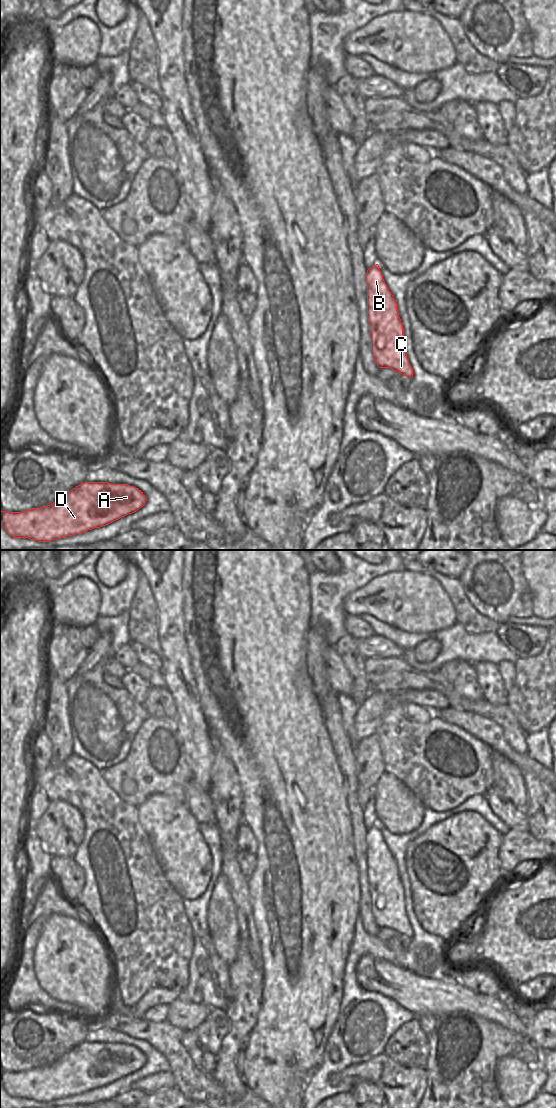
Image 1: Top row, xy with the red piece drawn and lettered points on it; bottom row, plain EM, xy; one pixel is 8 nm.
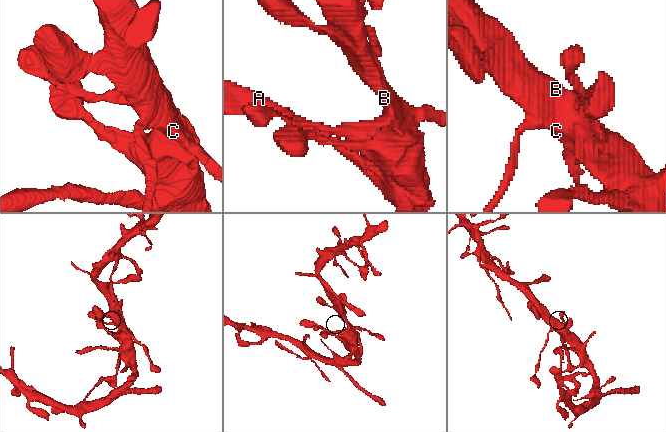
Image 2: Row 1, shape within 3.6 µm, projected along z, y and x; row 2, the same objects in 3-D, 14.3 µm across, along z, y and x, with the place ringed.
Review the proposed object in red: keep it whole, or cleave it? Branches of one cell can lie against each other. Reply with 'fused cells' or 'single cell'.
single cell

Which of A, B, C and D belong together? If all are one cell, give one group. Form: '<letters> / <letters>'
A B C D

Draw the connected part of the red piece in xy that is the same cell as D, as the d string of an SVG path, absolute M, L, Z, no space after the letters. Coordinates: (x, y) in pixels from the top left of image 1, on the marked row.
M84 482L48 506L32 508L24 512L0 511L0 526L14 538L50 542L106 526L136 512L145 505L146 501L141 490L128 484Z

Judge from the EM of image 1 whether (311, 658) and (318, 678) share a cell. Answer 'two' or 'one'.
one

